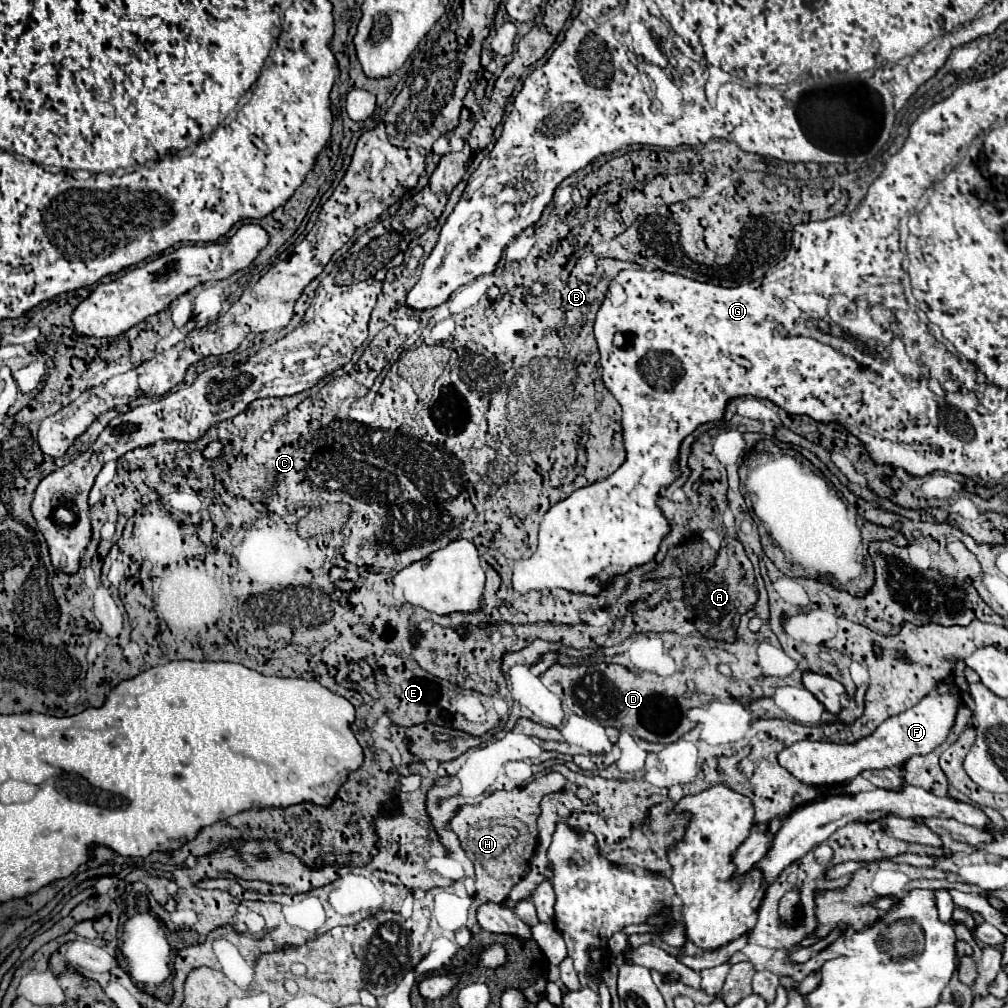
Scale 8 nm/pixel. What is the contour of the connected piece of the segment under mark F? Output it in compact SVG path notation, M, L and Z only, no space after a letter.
M949 686L947 692L925 696L913 708L901 712L899 716L887 718L881 726L877 726L873 734L857 742L835 744L835 742L801 740L783 748L777 754L777 760L785 770L789 770L803 784L813 784L813 786L827 786L827 784L833 786L861 774L863 770L893 768L903 764L907 758L915 754L929 754L933 748L943 744L955 722L955 712L959 702L961 702L961 692Z

